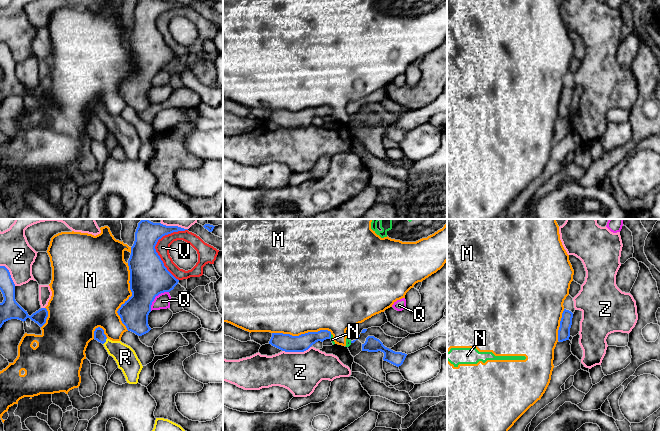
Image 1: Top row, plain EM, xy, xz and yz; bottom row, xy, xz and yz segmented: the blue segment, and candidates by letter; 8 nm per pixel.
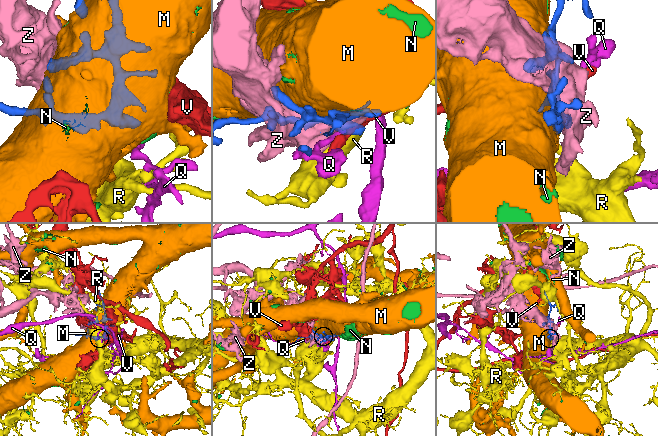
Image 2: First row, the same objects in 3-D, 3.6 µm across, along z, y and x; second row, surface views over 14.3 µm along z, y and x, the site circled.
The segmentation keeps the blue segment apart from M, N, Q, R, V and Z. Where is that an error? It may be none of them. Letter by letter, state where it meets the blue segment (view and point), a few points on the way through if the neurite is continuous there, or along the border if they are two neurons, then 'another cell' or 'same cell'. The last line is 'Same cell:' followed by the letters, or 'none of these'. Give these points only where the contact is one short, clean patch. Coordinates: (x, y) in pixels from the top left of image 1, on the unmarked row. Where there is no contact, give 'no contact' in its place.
M: contact xy (129, 73); another cell
N: contact xz (330, 112); border xz (331, 110), (329, 114); another cell
Q: contact xy (155, 72); border xy (168, 67), (161, 68), (154, 74), (150, 86); another cell
R: contact xy (105, 117); way xy (99, 111), (105, 117), (125, 133); same cell
V: contact xy (155, 21); another cell
Z: contact xz (296, 127); another cell
Same cell: R

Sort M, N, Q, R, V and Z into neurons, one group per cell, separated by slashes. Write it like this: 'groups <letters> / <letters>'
groups M N / Q / R / V / Z

